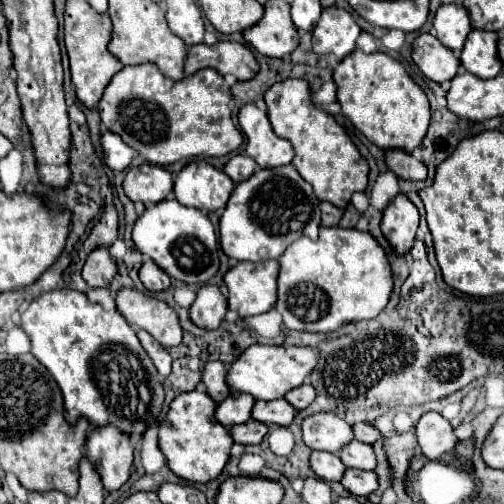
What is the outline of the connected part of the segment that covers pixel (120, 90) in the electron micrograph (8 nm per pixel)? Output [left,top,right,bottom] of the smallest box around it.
[99,64,243,166]

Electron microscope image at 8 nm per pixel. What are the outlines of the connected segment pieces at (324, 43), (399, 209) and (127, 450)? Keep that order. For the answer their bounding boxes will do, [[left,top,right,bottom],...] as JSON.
[[313,8,361,60],[381,194,419,254],[85,428,133,492]]

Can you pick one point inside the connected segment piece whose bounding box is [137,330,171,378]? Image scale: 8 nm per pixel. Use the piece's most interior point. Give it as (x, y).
(160, 356)

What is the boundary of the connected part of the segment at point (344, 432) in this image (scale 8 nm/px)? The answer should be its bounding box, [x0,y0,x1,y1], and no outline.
[303,412,351,454]

